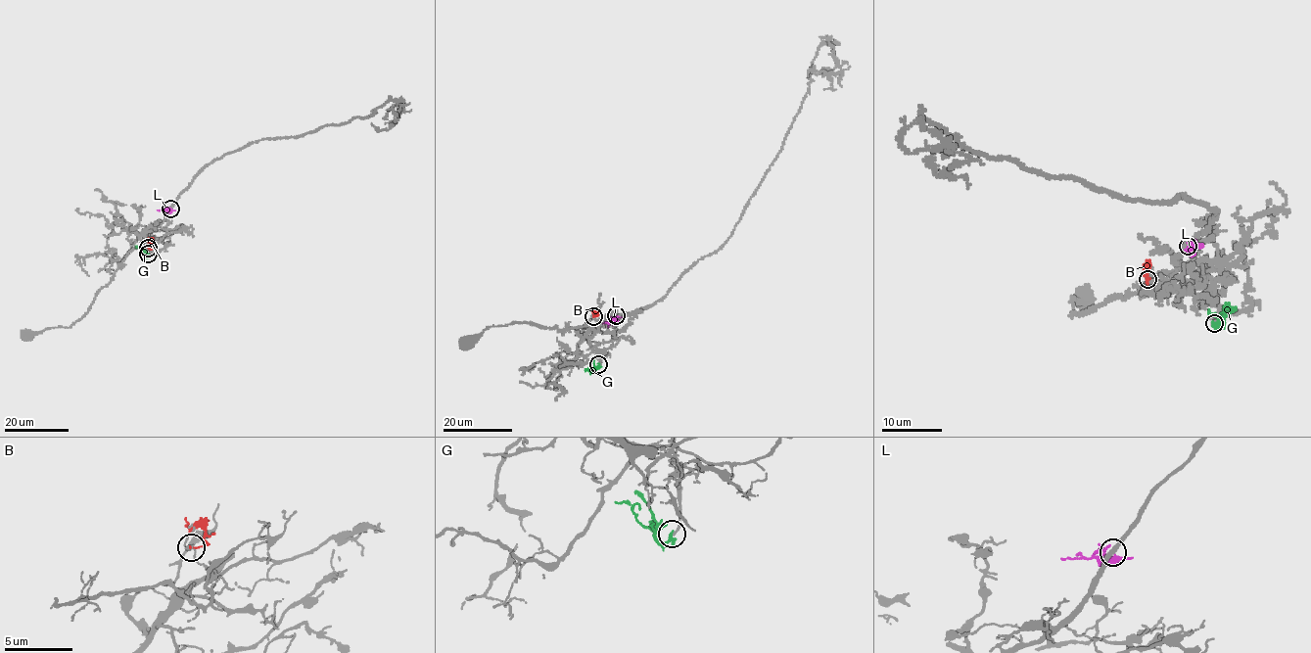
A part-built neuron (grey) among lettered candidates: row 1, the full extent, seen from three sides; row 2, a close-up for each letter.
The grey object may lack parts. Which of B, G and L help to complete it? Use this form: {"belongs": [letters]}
{"belongs": []}

